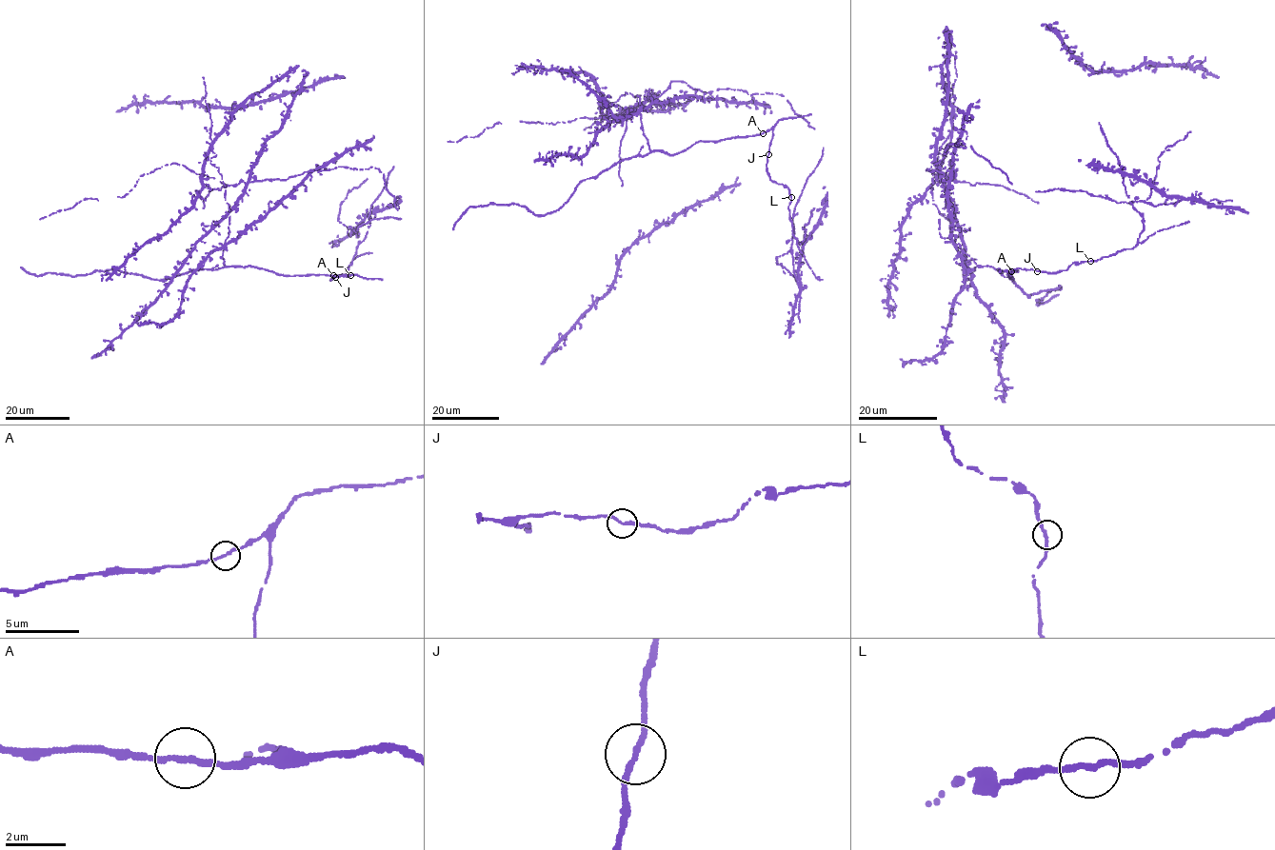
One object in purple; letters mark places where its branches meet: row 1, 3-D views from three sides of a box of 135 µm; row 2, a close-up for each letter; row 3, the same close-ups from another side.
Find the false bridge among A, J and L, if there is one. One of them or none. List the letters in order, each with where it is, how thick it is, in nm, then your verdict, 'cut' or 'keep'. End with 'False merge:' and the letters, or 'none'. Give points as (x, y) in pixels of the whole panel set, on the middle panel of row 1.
A: place (763, 133); calibre 200 nm; keep
J: place (768, 154); calibre 180 nm; keep
L: place (791, 197); calibre 200 nm; keep
False merge: none

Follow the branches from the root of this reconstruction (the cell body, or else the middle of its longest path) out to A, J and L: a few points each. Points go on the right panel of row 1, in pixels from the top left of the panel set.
A: (952, 216), (950, 237), (959, 251), (978, 266), (1008, 273), (1017, 269), (1009, 277), (1012, 271)
J: (952, 216), (950, 237), (978, 266), (1008, 273), (1017, 269), (1009, 277), (1010, 268), (1037, 270)
L: (952, 216), (950, 237), (959, 251), (978, 266), (1017, 269), (1009, 277), (1010, 268), (1055, 273), (1090, 261)

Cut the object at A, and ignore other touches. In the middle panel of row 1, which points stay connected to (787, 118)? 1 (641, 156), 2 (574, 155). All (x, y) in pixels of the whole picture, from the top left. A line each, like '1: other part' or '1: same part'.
1: other part
2: same part

